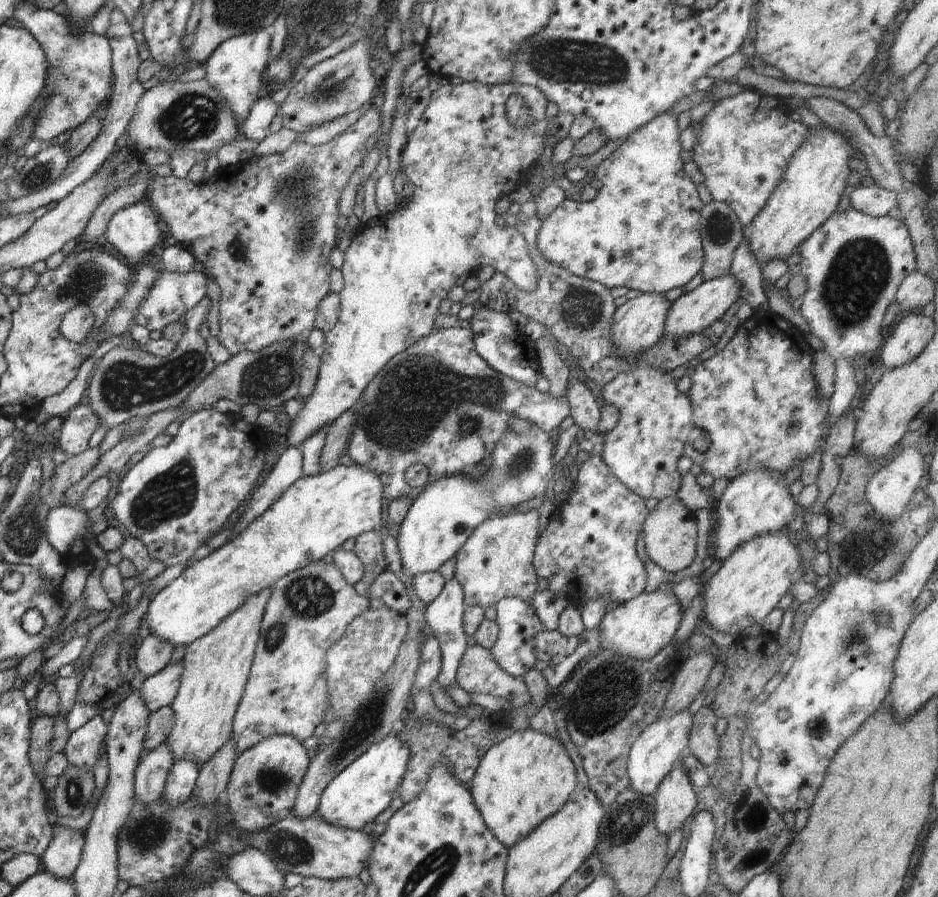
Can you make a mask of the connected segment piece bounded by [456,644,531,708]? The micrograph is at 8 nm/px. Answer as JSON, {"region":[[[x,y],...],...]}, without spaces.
{"region":[[[478,644],[466,647],[457,670],[456,681],[468,693],[492,694],[492,696],[508,700],[514,708],[521,708],[530,702],[531,694],[522,678],[510,676],[505,670],[502,670],[502,667],[494,660],[491,651]]]}

